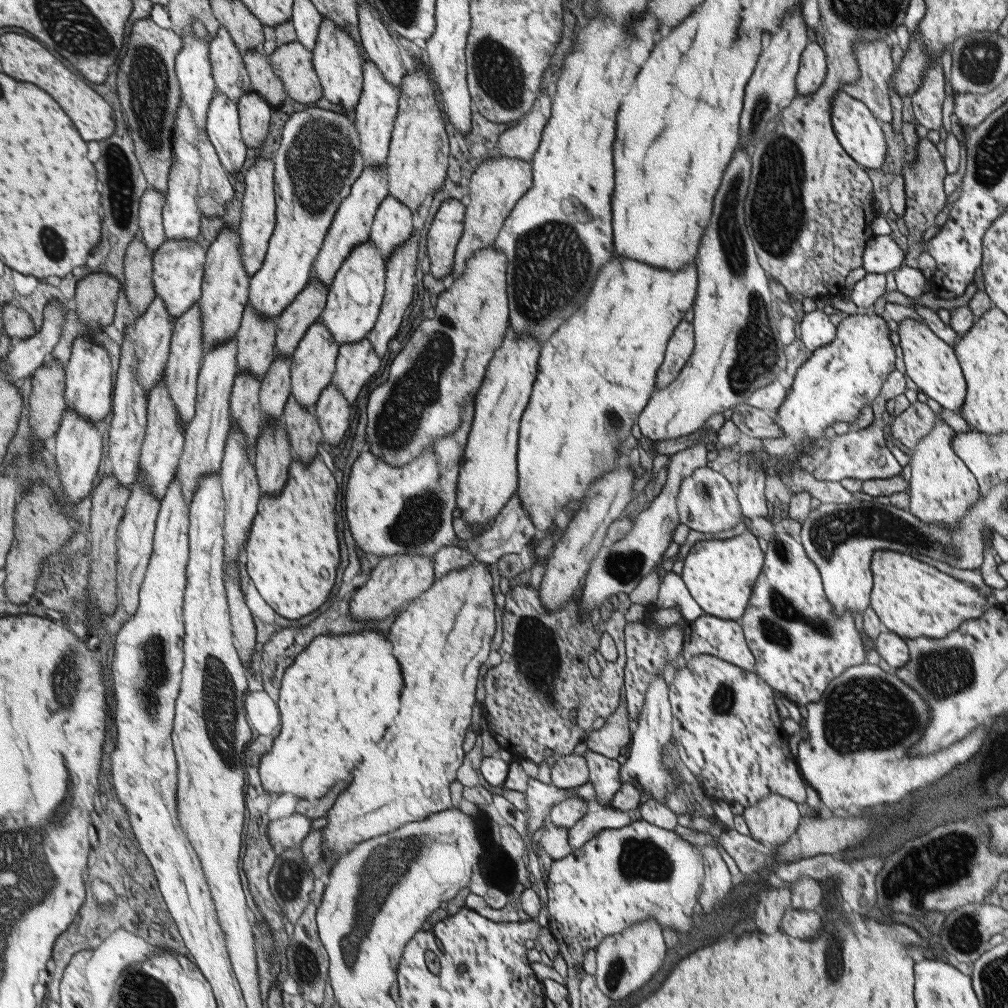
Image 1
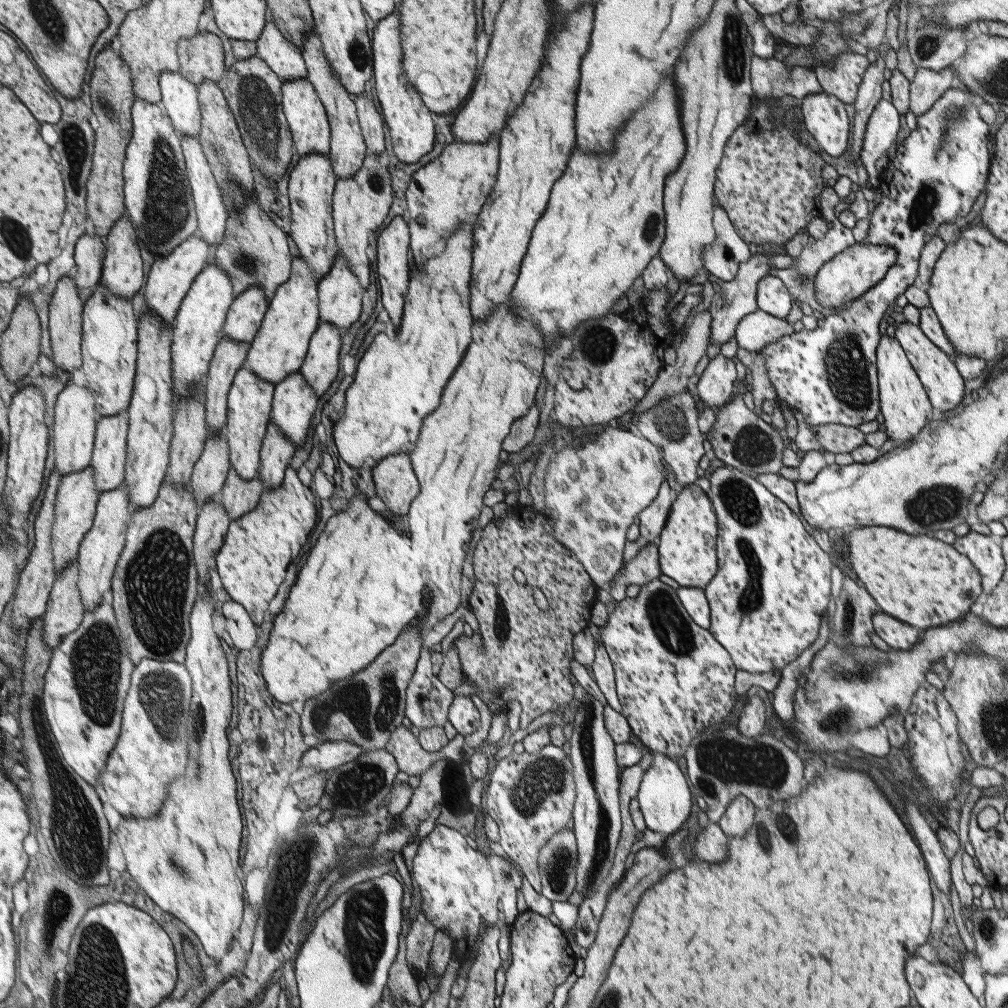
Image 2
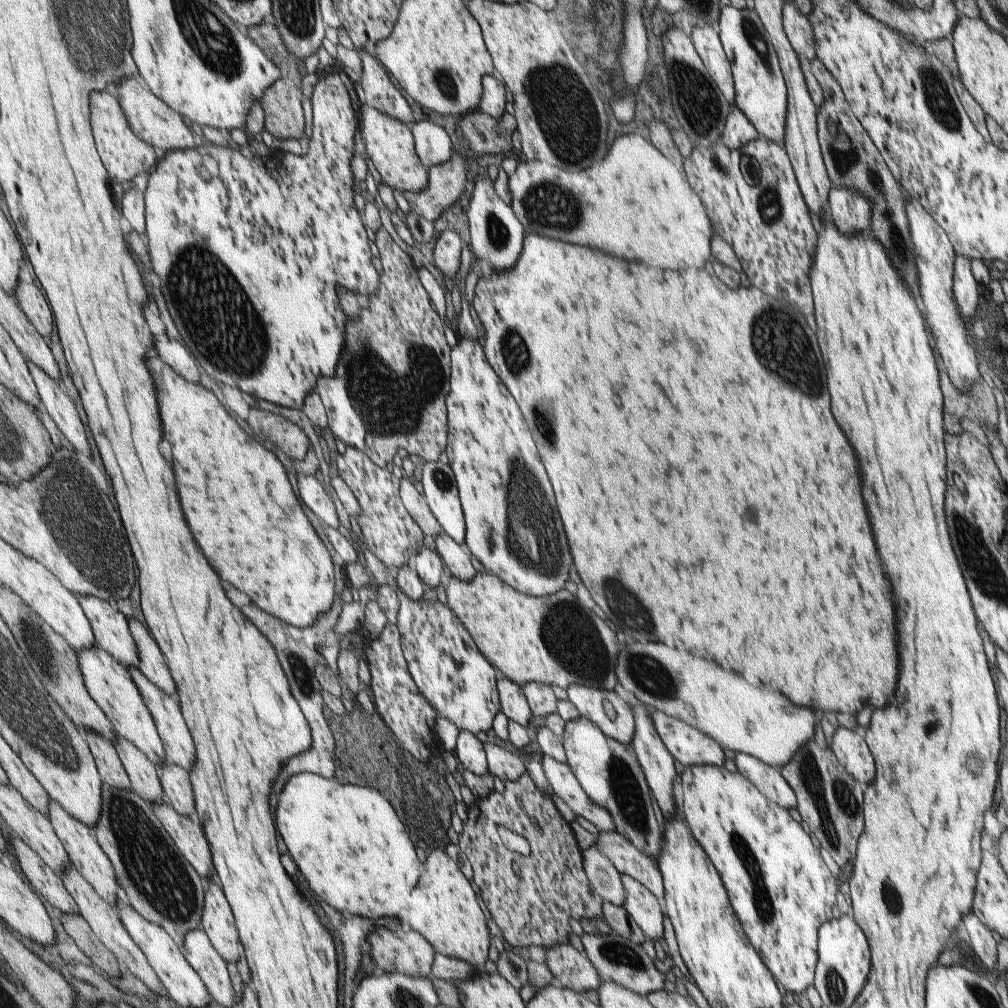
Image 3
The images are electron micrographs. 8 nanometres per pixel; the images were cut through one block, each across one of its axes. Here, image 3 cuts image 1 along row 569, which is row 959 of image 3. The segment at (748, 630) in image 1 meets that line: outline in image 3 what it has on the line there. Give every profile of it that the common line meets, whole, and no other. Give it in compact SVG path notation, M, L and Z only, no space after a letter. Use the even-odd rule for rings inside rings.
M697 765L697 766L684 766L683 772L681 772L681 778L679 779L679 791L681 802L682 814L684 815L684 821L688 823L689 830L692 831L695 842L699 844L699 848L705 852L705 856L709 858L709 862L713 865L713 868L717 871L719 878L721 879L723 888L727 893L729 904L745 933L745 938L749 941L749 944L753 947L753 950L757 952L759 960L763 962L763 966L773 974L775 982L781 984L782 988L791 994L804 995L808 986L813 986L815 980L817 961L819 960L818 954L818 932L821 924L831 920L836 915L836 894L835 880L829 872L829 868L823 864L817 848L813 846L811 838L805 834L805 830L787 814L785 807L777 806L777 803L771 802L768 798L765 798L764 794L757 790L756 786L753 786L752 782L749 782L748 778L739 772L729 772L725 767L709 766L709 765Z

